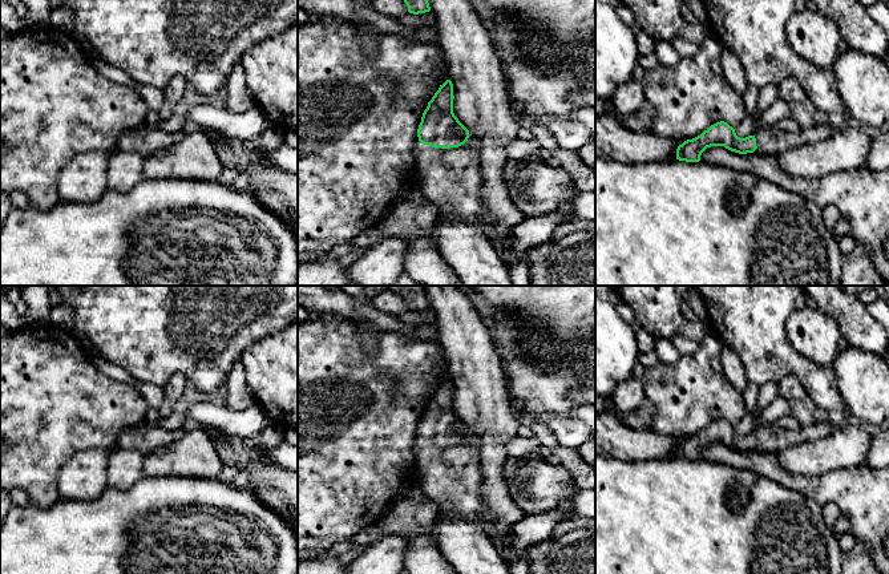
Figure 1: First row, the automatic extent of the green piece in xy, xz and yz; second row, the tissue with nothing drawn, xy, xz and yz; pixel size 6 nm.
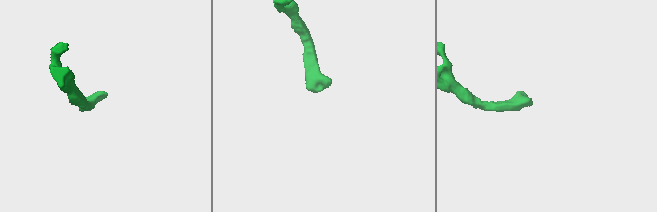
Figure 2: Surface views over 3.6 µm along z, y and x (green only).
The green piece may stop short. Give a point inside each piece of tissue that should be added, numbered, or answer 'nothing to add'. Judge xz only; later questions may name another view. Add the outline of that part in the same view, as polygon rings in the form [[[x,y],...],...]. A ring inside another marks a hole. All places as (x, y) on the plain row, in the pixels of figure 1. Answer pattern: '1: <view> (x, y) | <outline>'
1: xz (449, 476) | [[[419,441],[416,445],[416,464],[420,486],[439,506],[440,512],[456,518],[468,518],[482,529],[493,542],[501,558],[510,565],[518,554],[512,545],[512,531],[504,534],[497,527],[497,517],[486,509],[480,492],[480,460],[477,449],[468,444],[443,446]]]

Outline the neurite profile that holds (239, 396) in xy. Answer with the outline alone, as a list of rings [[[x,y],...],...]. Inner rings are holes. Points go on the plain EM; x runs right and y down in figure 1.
[[[241,360],[235,363],[225,387],[227,391],[225,407],[231,411],[243,411],[258,403],[246,381],[245,368]]]

